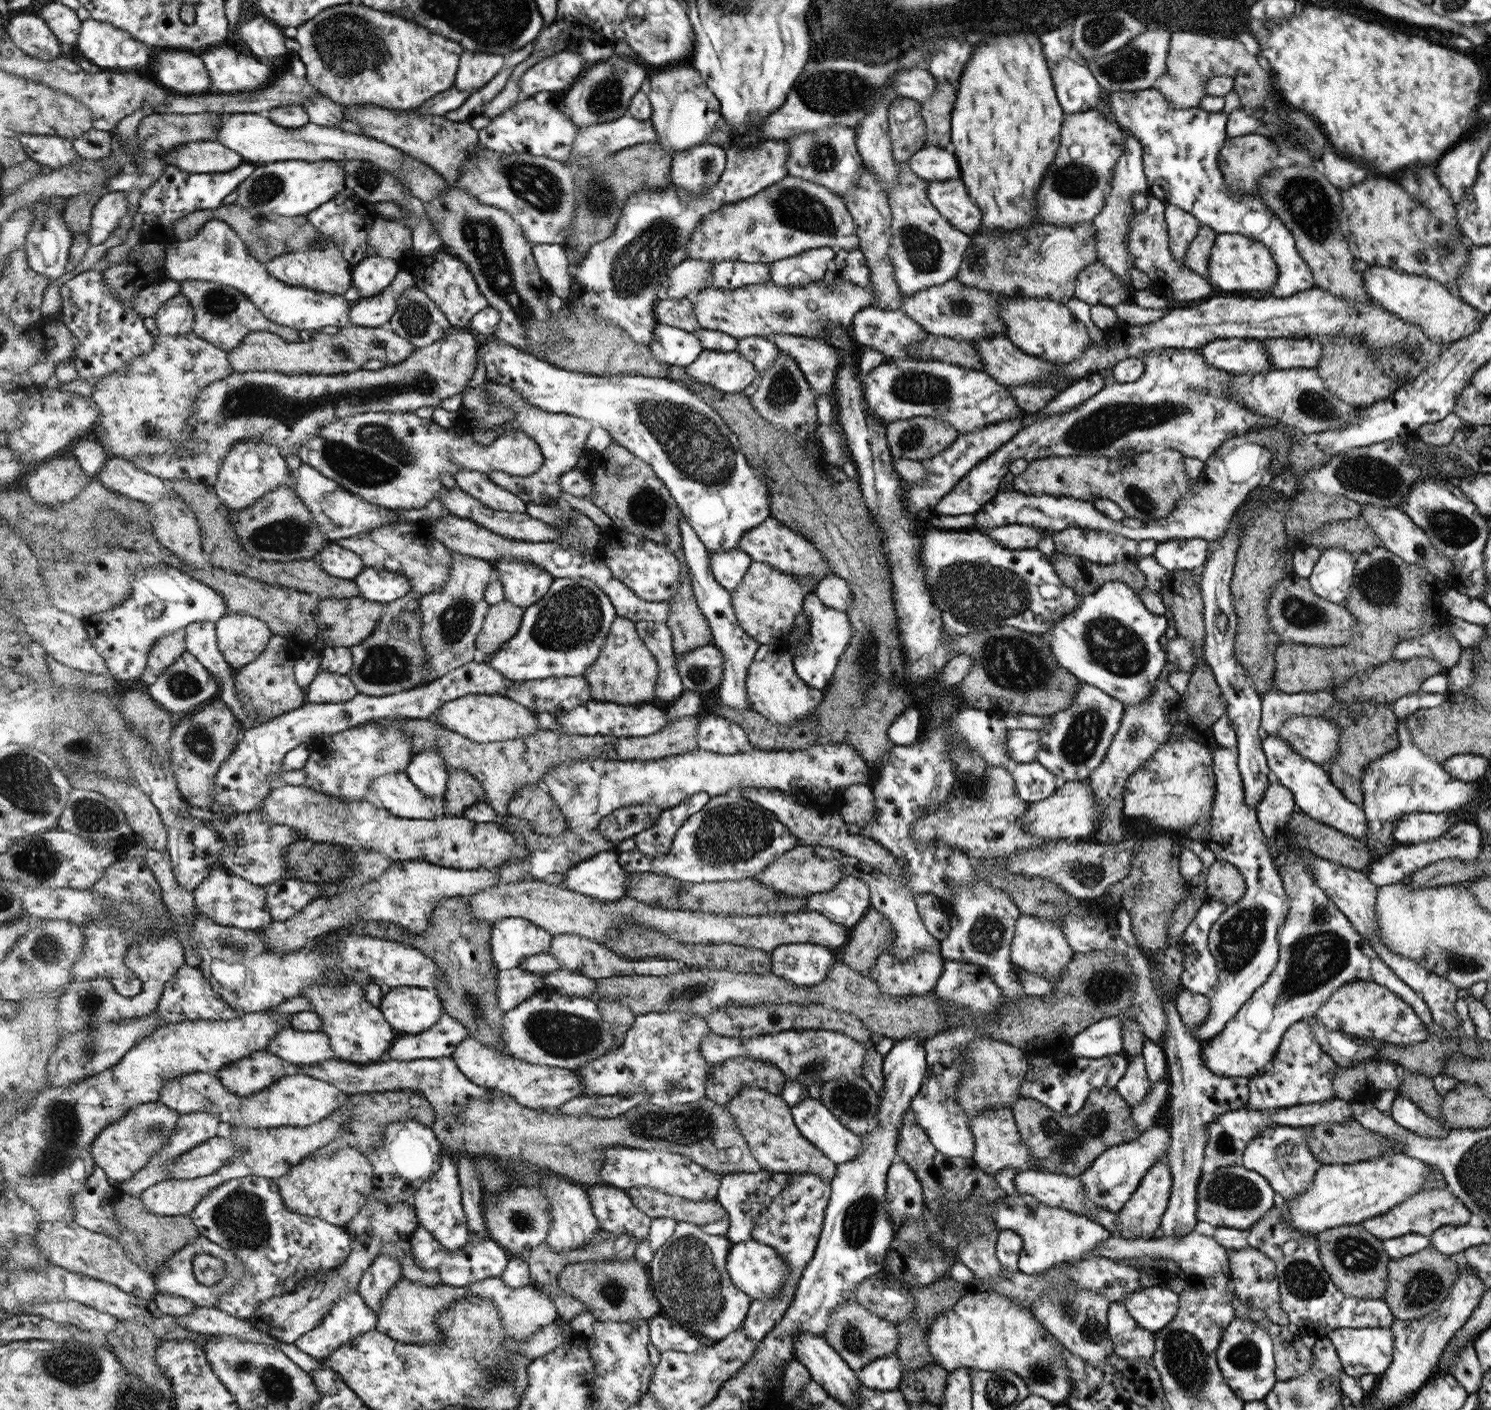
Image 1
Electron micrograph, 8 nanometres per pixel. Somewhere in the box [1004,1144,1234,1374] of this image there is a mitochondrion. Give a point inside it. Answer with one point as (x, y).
(1092, 1332)

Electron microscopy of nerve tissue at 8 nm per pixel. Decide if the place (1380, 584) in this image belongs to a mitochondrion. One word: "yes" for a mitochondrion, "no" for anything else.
yes

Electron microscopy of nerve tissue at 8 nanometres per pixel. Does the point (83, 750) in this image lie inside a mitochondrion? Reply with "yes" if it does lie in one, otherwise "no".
yes

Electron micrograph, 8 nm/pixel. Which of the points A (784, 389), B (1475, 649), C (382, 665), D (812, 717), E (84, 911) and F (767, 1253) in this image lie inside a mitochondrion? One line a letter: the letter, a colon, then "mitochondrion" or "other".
A: mitochondrion
B: other
C: mitochondrion
D: other
E: other
F: other

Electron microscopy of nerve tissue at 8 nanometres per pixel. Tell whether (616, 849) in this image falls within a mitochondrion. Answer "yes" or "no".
no

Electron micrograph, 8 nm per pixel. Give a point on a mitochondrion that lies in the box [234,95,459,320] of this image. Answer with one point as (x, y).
(263, 188)

